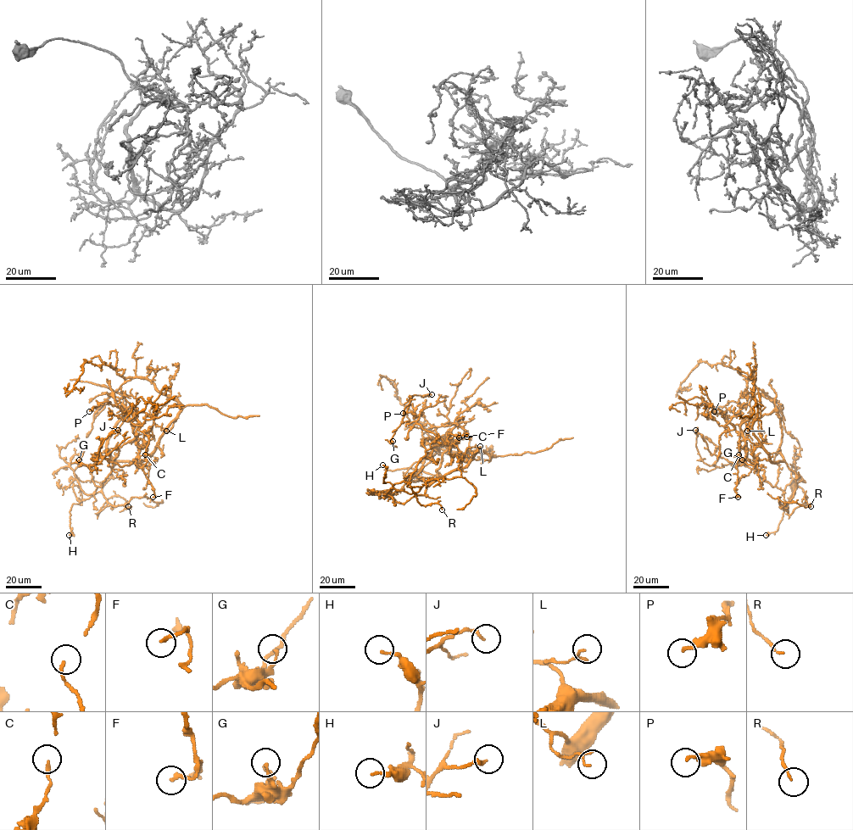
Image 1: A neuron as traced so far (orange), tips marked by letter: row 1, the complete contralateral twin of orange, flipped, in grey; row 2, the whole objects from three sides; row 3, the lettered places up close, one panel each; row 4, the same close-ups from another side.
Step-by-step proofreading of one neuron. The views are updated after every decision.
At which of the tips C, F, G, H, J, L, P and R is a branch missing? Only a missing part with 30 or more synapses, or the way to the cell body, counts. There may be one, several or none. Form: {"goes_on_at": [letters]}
{"goes_on_at": []}

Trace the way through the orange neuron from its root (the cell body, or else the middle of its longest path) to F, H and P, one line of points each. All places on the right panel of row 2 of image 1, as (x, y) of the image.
F: (752, 428), (768, 459), (758, 459), (755, 465), (748, 465), (746, 454), (745, 459), (737, 460), (738, 497)
H: (752, 428), (768, 458), (773, 462), (784, 461), (795, 476), (794, 493), (783, 504), (777, 530), (766, 535)
P: (752, 428), (768, 454), (755, 465), (744, 461), (745, 439), (730, 422), (745, 406), (731, 401), (714, 411)

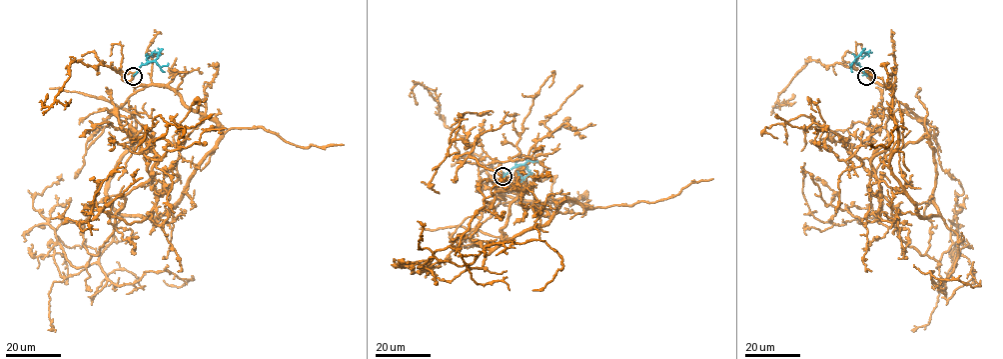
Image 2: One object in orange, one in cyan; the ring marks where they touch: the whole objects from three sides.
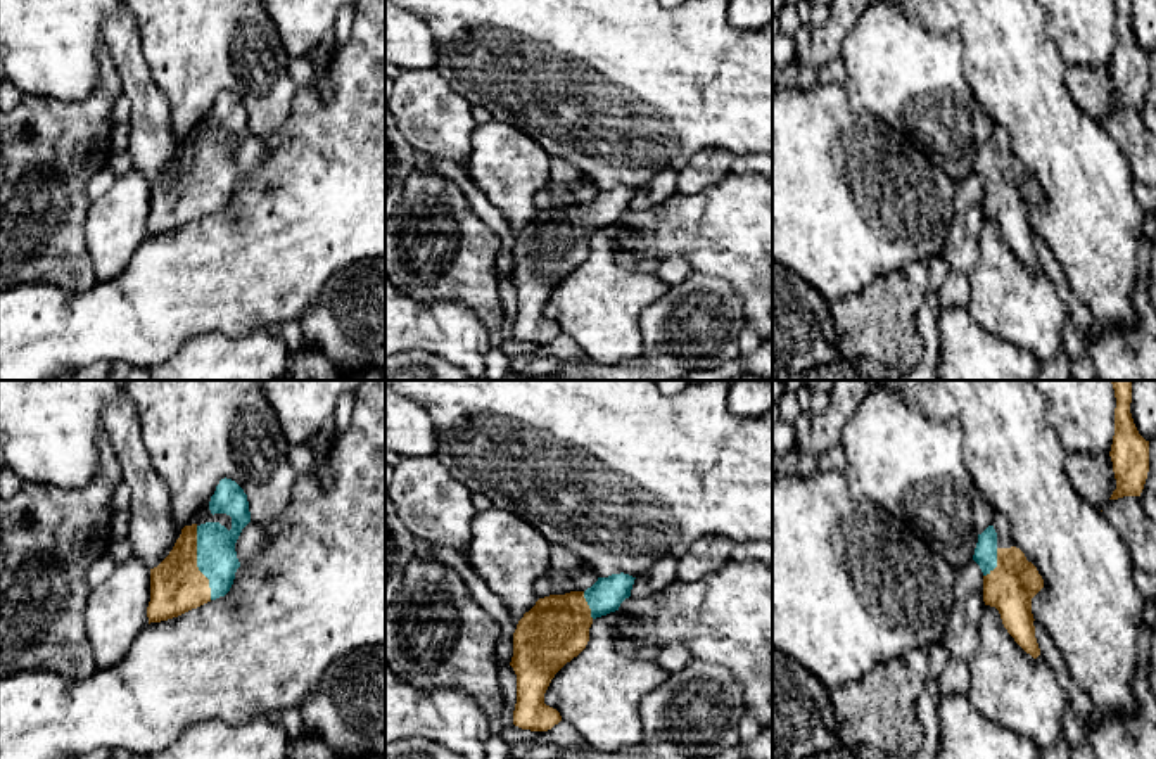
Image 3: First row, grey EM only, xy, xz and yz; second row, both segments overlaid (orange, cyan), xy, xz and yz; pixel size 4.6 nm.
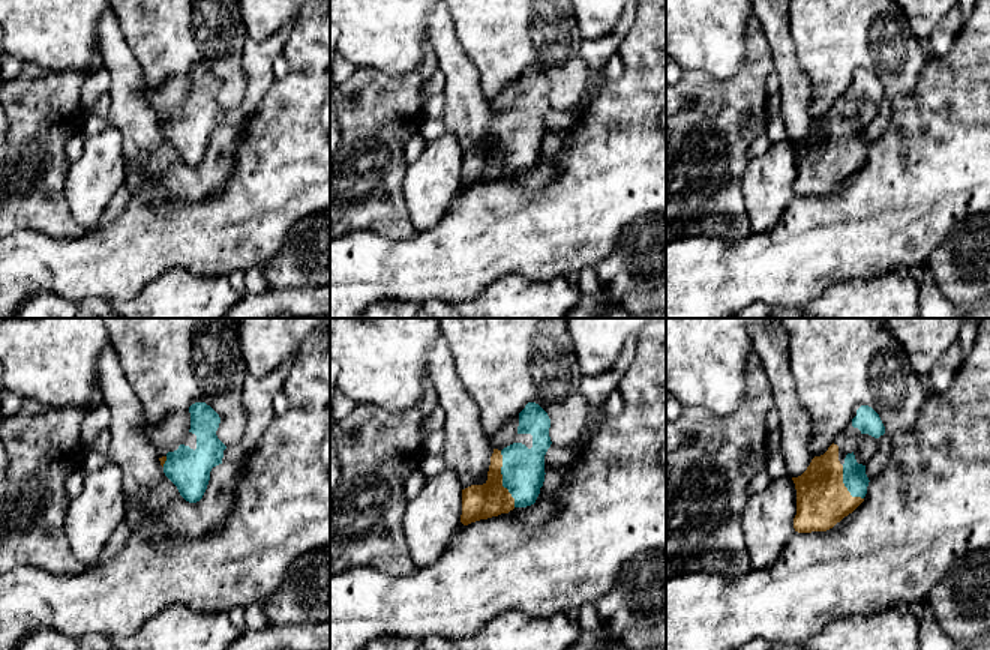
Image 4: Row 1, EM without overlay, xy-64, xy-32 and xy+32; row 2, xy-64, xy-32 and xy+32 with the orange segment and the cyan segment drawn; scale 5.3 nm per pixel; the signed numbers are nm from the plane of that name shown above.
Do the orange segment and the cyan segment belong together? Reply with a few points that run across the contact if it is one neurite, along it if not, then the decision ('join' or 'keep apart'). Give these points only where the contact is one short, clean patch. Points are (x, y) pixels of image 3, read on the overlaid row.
xy (177, 585), (196, 562), (216, 559) | join

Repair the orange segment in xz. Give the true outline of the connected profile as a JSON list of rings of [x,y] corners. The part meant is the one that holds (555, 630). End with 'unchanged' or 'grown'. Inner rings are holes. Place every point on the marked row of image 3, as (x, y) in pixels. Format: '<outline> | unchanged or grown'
[[[629,574],[598,577],[586,591],[539,598],[524,614],[513,633],[510,666],[517,674],[513,724],[530,731],[548,731],[562,721],[556,709],[544,704],[555,674],[589,641],[596,617],[619,610],[634,584]]] | grown

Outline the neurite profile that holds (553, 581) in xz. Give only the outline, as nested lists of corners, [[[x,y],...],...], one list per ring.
[[[589,567],[577,571],[553,571],[549,569],[534,583],[536,598],[549,595],[565,595],[570,591],[586,591],[598,581],[598,574]]]

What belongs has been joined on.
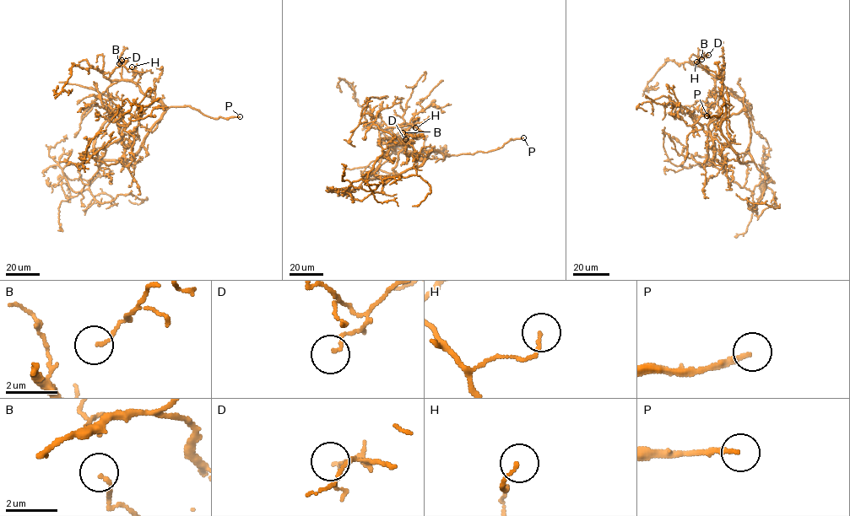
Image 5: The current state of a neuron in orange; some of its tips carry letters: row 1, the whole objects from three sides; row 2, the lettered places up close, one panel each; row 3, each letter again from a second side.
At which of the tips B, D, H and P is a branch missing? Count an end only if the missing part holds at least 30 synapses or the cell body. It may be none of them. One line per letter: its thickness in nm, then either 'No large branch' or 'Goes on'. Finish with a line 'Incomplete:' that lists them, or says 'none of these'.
B: Thickness 120 nm. No large branch
D: Thickness 110 nm. No large branch
H: Thickness 120 nm. No large branch
P: Thickness 160 nm. Goes on
Incomplete: P

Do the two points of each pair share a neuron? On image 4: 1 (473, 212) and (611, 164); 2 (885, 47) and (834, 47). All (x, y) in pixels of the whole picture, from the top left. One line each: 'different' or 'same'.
1: same
2: same

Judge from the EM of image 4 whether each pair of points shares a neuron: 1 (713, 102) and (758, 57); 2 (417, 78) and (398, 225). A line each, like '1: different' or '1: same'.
1: same
2: same

